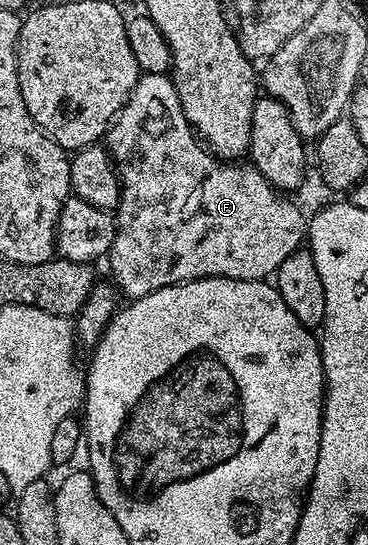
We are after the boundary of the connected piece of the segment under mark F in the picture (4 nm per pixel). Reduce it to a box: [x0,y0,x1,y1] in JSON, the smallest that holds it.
[104,73,307,298]

